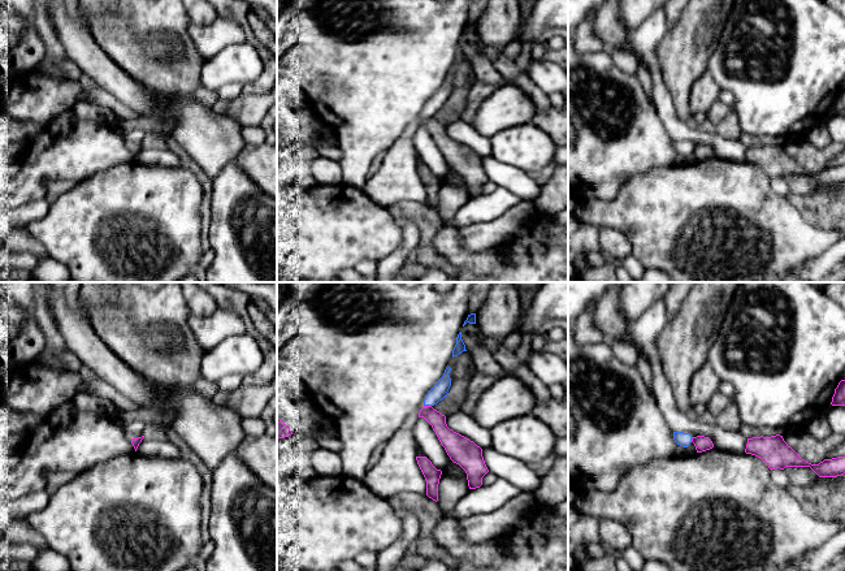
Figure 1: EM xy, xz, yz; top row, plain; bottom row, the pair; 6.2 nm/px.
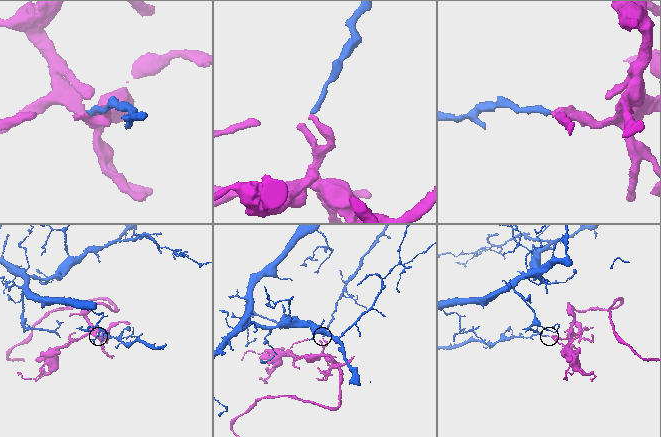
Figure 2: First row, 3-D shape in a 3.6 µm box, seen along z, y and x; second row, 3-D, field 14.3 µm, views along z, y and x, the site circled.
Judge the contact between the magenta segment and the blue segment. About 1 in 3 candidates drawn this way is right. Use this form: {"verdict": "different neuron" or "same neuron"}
{"verdict": "different neuron"}

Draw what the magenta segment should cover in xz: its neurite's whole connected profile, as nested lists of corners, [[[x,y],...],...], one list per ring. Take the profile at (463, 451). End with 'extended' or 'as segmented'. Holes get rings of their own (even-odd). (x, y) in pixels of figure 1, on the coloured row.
[[[424,406],[419,418],[424,418],[432,425],[450,459],[465,471],[469,489],[480,488],[482,477],[489,472],[482,449],[469,438],[450,429],[446,424],[446,416],[432,406]]]; as segmented

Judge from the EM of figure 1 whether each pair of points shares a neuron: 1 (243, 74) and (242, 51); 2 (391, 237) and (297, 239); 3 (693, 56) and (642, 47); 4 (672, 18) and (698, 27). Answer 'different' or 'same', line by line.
1: same
2: same
3: different
4: different

